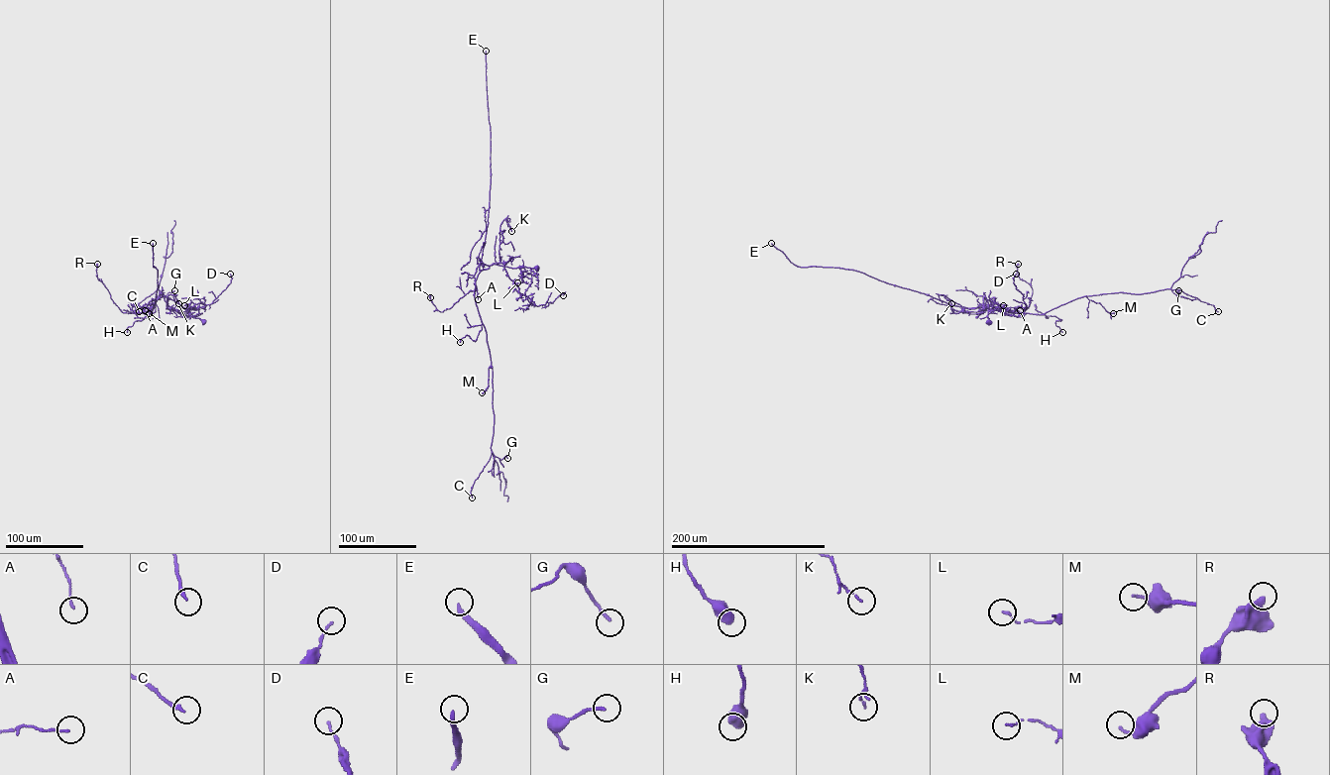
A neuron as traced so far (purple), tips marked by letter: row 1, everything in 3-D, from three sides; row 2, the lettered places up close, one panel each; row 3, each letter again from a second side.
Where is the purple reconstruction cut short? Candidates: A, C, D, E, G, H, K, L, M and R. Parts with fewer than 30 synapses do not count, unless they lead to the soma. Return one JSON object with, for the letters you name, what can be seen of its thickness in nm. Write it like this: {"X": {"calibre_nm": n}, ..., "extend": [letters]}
{"E": {"calibre_nm": 260}, "extend": ["E"]}

